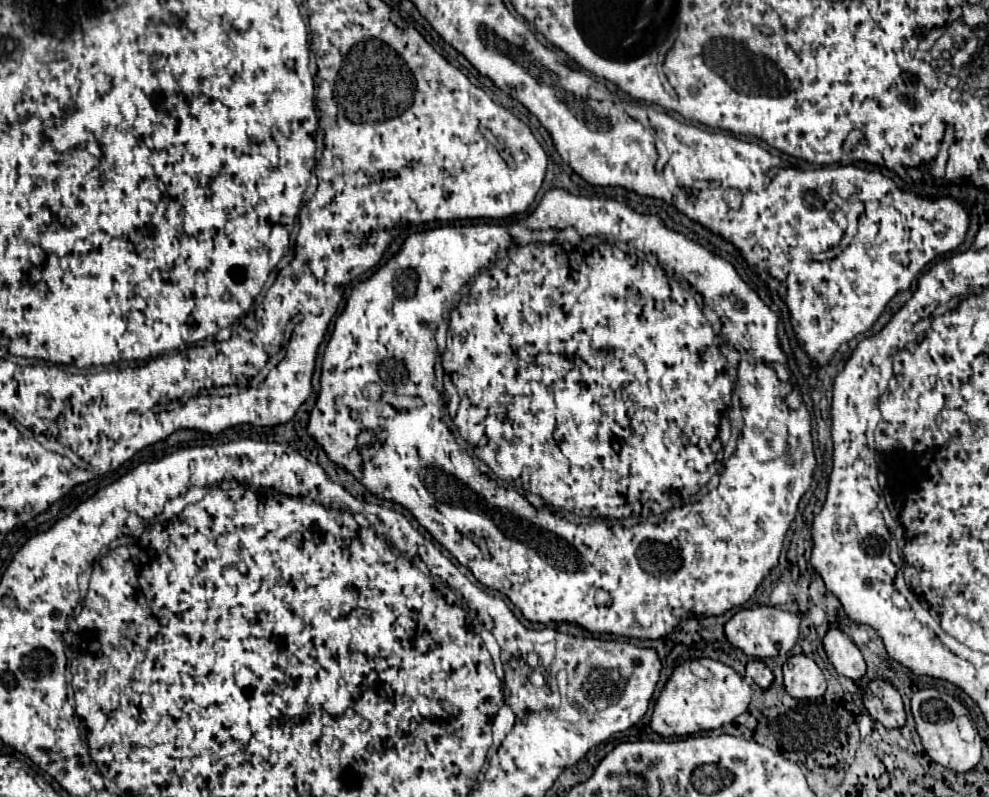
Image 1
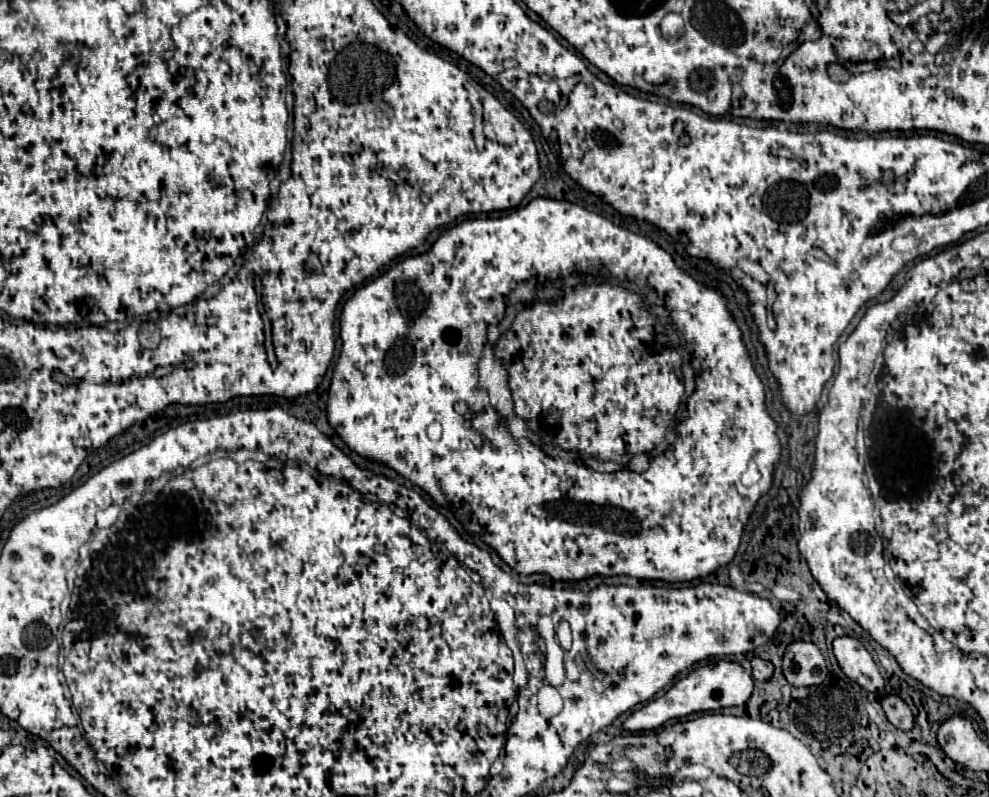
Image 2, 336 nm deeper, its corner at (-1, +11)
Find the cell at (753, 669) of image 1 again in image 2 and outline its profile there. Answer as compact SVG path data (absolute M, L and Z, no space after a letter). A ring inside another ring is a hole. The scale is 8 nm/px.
M753 657L751 659L751 665L753 665L753 677L757 681L771 679L771 675L773 675L773 663L771 661L765 661L761 657Z

